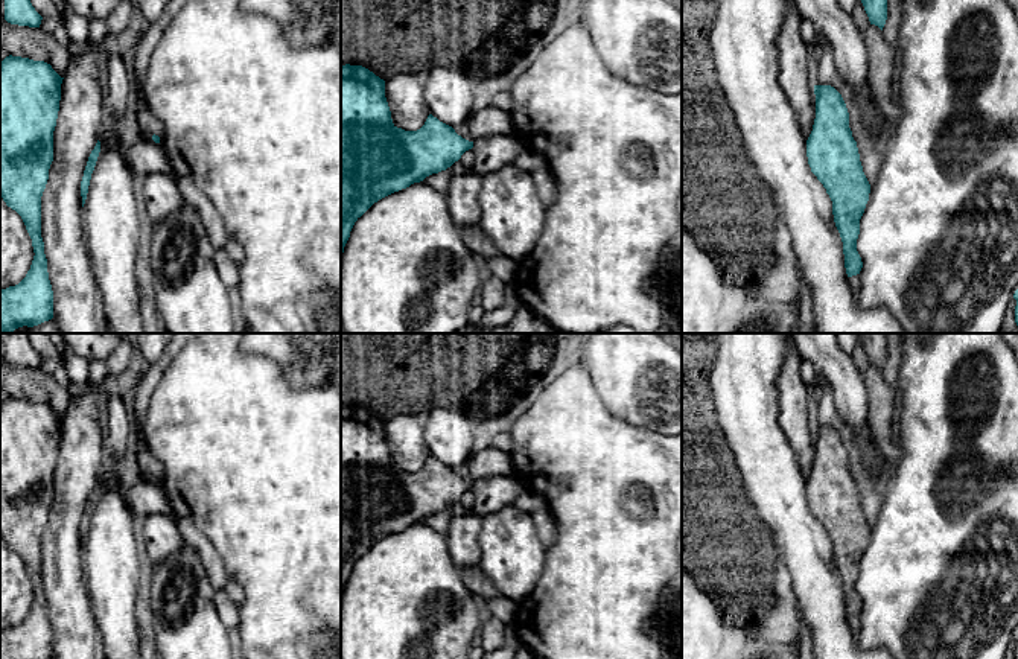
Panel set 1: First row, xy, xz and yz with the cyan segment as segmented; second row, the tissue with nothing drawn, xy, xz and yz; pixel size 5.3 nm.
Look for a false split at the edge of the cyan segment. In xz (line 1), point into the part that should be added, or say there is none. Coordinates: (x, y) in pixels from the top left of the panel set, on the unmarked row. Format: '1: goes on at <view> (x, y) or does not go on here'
1: does not go on here

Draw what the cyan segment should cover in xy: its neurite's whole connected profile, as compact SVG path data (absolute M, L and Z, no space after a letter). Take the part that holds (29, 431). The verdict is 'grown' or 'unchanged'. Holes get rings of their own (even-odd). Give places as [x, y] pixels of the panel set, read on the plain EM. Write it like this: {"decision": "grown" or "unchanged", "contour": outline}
{"decision": "unchanged", "contour": "M9 396L0 403L0 537L21 557L35 594L26 618L0 632L0 659L53 659L53 632L41 578L41 537L53 502L62 420L44 402Z"}

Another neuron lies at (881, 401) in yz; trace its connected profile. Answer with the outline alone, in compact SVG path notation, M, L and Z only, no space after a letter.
M870 365L863 379L869 396L869 428L875 443L892 469L901 458L899 446L892 441L892 420L895 397L892 388L884 380L883 371Z

